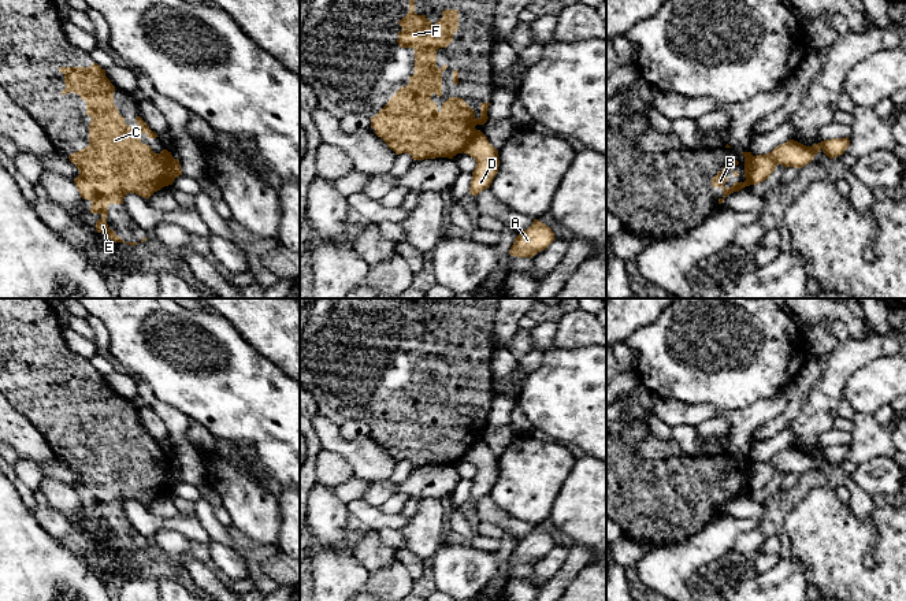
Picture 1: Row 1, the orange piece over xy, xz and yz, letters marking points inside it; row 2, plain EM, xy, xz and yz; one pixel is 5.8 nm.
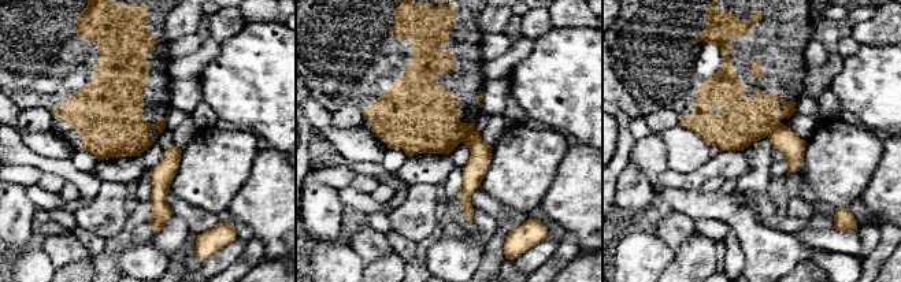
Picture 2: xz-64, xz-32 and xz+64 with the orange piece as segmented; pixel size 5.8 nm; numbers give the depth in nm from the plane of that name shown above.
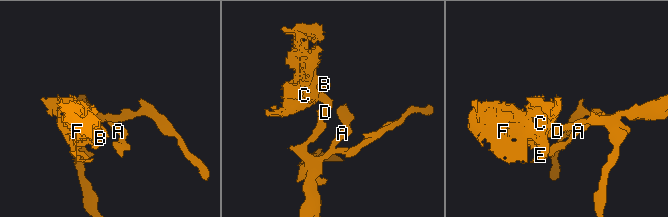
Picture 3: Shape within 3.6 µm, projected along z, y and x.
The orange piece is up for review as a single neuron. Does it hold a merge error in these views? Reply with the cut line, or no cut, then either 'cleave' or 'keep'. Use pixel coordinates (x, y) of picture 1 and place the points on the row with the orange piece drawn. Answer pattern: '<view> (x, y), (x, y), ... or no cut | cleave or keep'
yz (753, 156), (749, 164), (749, 184) | cleave

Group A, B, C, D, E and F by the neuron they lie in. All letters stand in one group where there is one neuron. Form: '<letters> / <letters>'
A D / B C E F

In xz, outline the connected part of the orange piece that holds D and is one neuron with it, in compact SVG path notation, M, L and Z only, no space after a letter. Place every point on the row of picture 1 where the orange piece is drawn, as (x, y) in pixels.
M482 133L471 140L463 152L474 157L476 162L475 170L472 171L469 193L478 196L482 190L490 188L498 172L498 151Z

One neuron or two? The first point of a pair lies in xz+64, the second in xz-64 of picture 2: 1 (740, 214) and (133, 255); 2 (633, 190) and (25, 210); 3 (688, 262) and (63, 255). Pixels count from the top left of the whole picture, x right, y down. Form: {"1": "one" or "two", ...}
{"1": "one", "2": "one", "3": "two"}

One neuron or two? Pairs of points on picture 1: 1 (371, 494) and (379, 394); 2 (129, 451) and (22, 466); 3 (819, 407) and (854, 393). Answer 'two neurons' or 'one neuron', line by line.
1: two neurons
2: two neurons
3: two neurons

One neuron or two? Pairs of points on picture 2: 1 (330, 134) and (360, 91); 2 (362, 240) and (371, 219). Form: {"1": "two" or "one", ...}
{"1": "two", "2": "two"}

